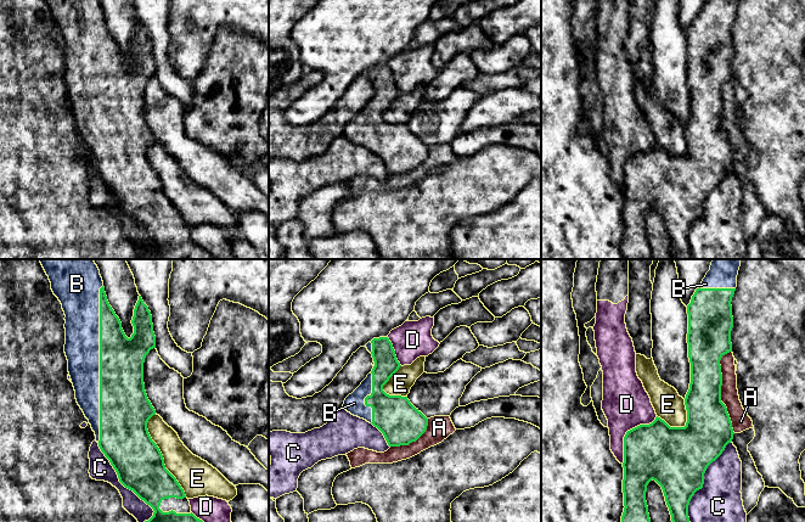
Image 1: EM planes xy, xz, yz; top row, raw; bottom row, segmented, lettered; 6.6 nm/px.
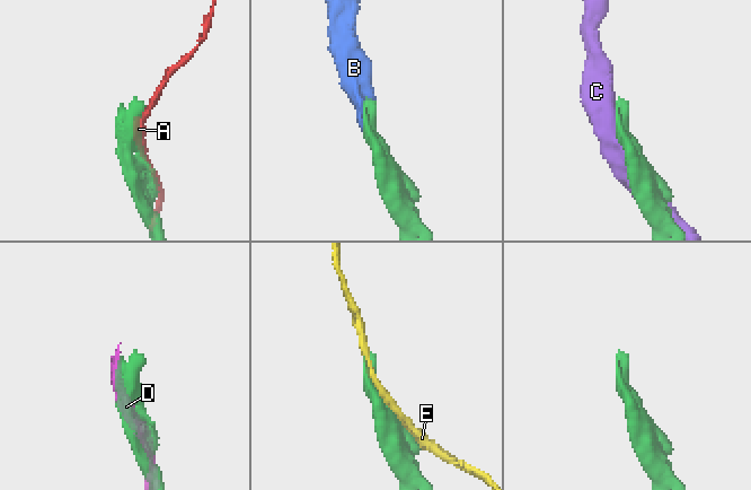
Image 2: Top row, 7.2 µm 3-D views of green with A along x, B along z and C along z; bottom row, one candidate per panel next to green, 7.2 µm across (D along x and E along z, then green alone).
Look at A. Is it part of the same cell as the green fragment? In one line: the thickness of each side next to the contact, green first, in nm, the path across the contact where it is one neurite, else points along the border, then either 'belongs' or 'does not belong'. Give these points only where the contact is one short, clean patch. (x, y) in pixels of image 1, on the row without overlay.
300 nm thick on the green side, 120 nm on the other; does not belong

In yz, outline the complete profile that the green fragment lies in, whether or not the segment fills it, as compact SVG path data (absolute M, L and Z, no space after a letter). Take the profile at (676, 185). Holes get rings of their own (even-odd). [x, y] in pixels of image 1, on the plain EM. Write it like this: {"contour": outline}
{"contour": "M707 0L687 33L688 85L691 111L685 125L687 150L685 155L670 155L660 145L649 152L640 152L624 164L624 240L621 251L627 259L651 259L646 229L648 211L653 207L663 217L675 259L692 259L688 232L694 220L703 215L704 201L733 167L733 156L726 133L721 129L721 85L732 79L732 24L738 0Z"}

